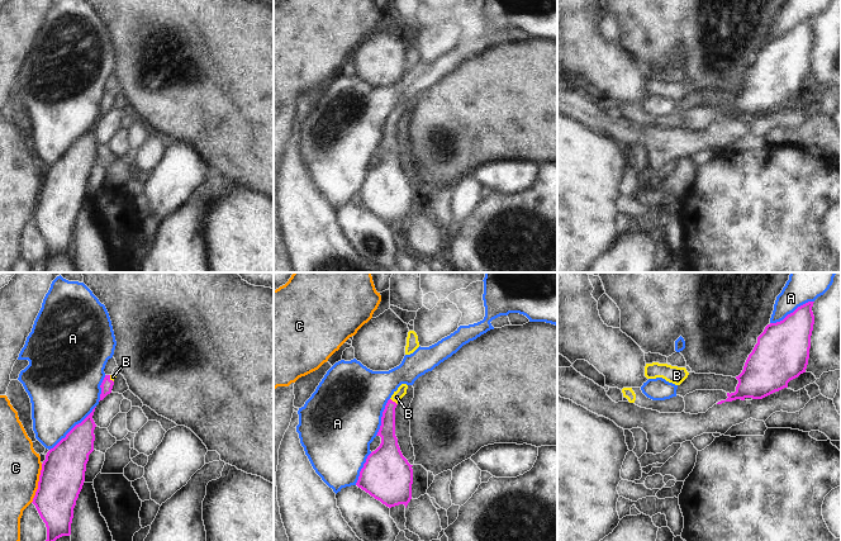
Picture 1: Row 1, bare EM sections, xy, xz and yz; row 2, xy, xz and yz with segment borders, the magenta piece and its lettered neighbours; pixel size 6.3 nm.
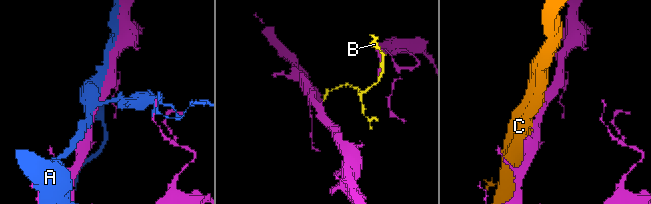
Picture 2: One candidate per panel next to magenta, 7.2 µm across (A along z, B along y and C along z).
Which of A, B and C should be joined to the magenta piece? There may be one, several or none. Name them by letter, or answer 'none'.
B

